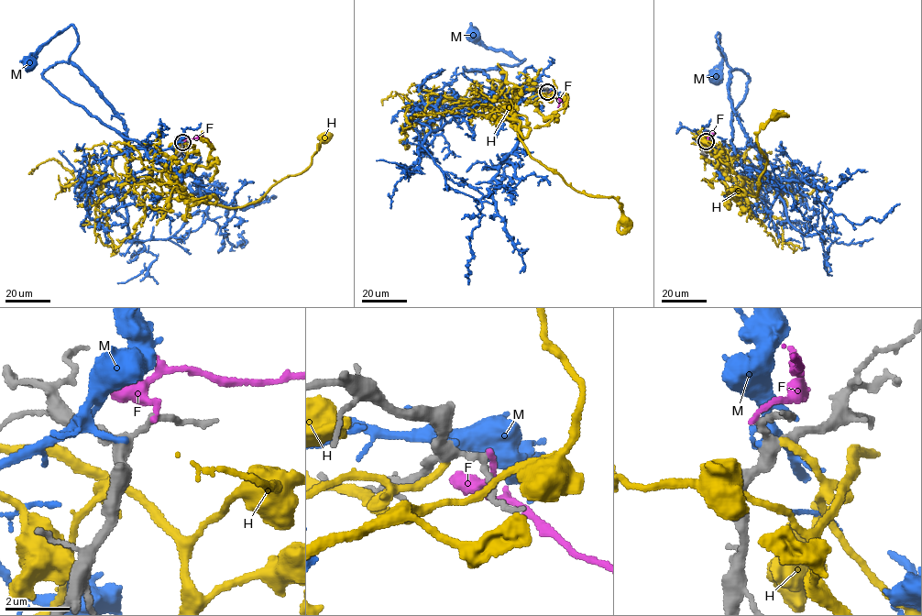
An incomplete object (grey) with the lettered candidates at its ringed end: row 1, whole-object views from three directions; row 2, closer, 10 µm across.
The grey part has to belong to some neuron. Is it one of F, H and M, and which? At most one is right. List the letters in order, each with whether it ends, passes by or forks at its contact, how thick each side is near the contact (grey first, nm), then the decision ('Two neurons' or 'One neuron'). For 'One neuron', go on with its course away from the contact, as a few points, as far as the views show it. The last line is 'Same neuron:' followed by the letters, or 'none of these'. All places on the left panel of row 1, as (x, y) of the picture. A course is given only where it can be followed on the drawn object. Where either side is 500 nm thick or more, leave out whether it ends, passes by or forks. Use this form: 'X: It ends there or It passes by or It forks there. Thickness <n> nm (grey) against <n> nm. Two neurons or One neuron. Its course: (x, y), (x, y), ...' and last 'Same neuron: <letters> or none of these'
F: It ends there. Thickness 180 nm (grey) against 160 nm. Two neurons
H: It ends there. Thickness 320 nm (grey) against 240 nm. One neuron. Its course: (182, 142), (162, 171), (164, 182), (194, 199), (240, 207), (257, 201), (282, 179), (301, 172), (325, 137)
M: It ends there. Thickness 320 nm (grey) against 180 nm. Two neurons
Same neuron: H

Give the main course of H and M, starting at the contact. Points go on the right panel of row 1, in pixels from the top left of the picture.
H: (706, 141), (740, 179), (740, 190), (755, 196), (767, 160), (757, 137), (759, 129), (773, 119), (774, 115)
M: (704, 141), (726, 152), (747, 144), (732, 107), (731, 70), (718, 32), (723, 60), (715, 77)

